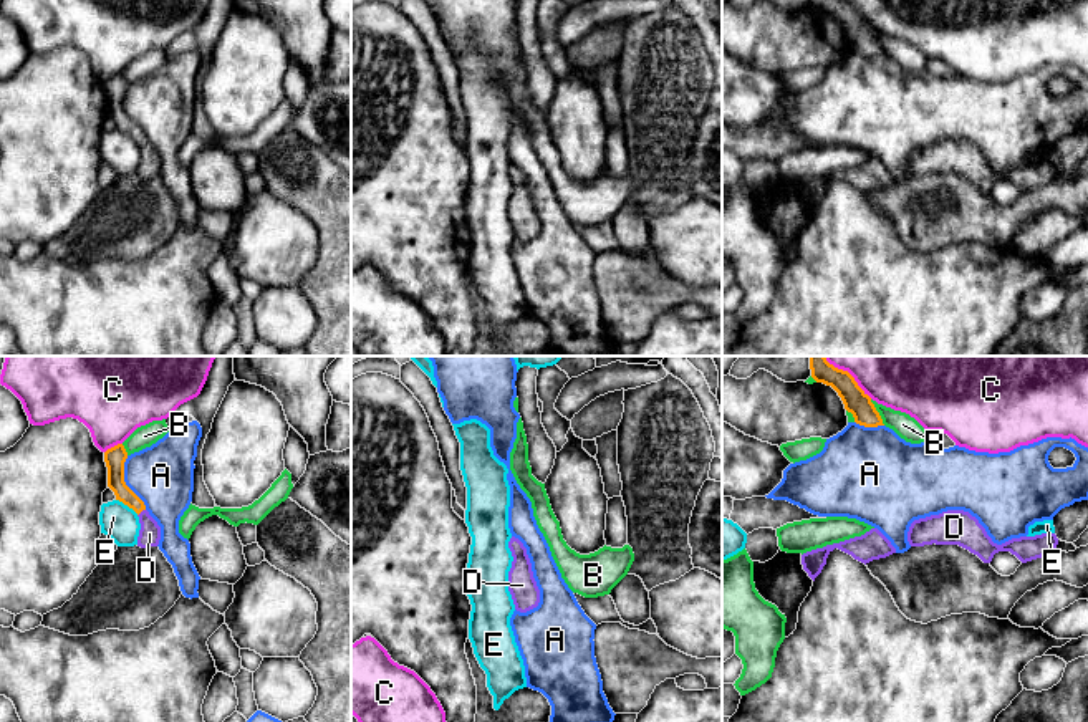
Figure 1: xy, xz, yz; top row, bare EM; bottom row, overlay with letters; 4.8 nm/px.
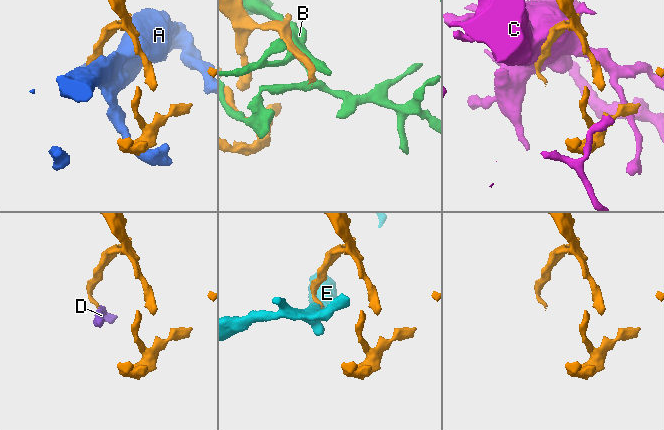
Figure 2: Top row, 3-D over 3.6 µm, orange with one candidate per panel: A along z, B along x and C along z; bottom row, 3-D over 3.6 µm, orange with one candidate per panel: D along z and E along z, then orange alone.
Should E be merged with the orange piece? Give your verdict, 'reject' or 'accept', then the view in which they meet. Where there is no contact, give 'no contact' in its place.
reject | xy

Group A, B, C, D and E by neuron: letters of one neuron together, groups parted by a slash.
A / B / C / D / E

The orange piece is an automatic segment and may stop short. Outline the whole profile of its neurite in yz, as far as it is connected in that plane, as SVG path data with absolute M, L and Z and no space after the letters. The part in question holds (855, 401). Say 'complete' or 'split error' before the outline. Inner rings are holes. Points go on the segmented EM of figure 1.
complete | M810 356L810 369L816 383L831 386L838 392L845 409L853 414L856 424L864 427L884 426L871 397L858 386L848 371L835 368L825 356Z

